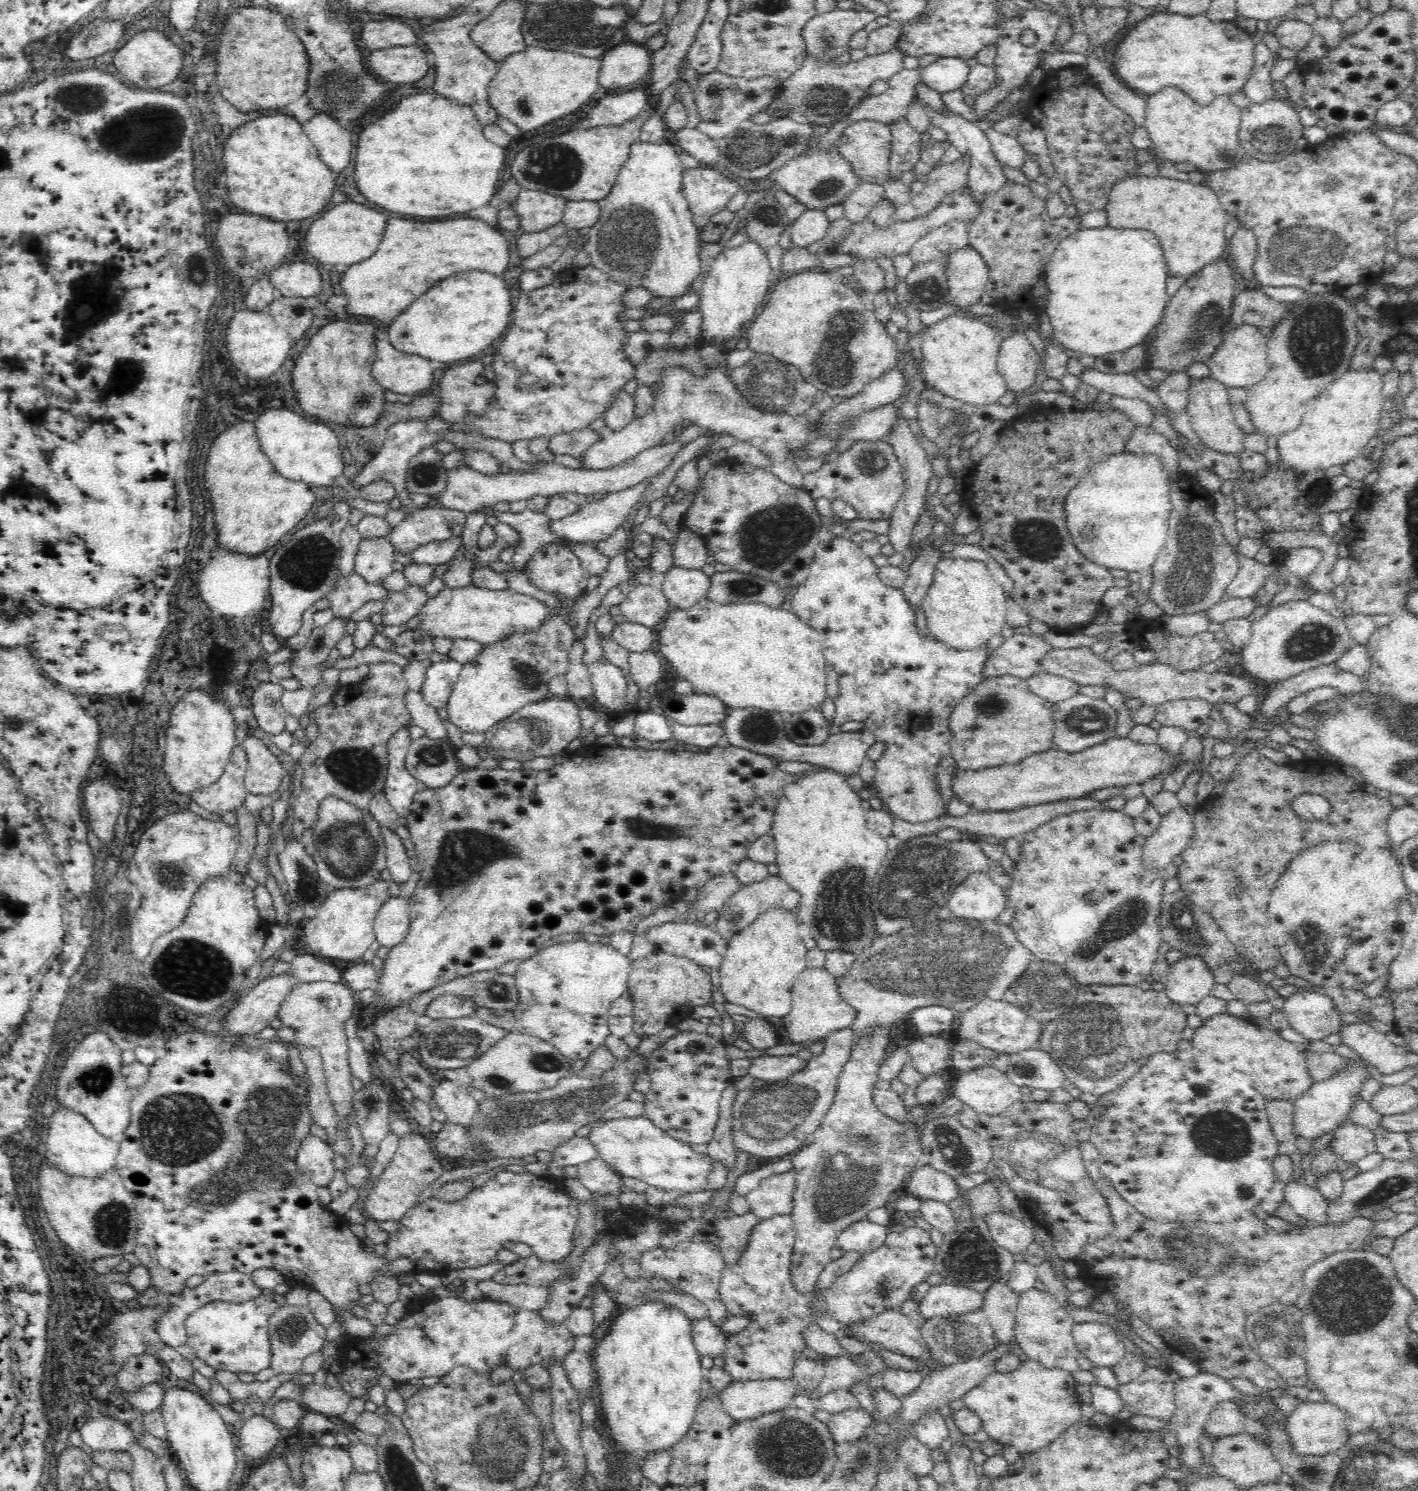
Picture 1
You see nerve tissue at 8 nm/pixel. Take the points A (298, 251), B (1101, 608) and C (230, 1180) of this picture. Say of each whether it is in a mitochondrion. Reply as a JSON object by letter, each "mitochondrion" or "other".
{"A":"other","B":"other","C":"mitochondrion"}

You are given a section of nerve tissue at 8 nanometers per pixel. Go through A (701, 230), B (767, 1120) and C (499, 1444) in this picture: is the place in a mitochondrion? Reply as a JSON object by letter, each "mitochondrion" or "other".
{"A":"other","B":"mitochondrion","C":"mitochondrion"}

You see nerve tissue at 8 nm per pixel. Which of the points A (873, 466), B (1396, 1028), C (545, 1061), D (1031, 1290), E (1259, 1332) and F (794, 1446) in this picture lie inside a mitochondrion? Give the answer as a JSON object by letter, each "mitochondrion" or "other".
{"A":"mitochondrion","B":"other","C":"mitochondrion","D":"other","E":"mitochondrion","F":"mitochondrion"}

